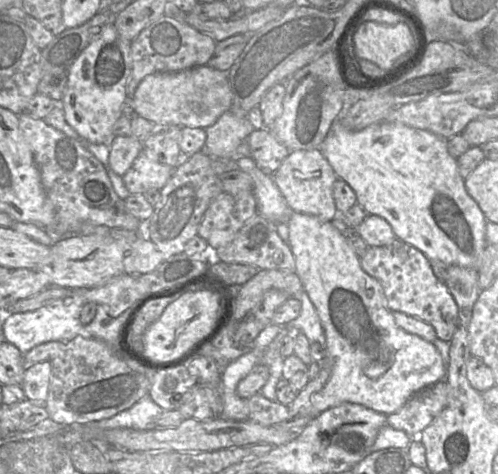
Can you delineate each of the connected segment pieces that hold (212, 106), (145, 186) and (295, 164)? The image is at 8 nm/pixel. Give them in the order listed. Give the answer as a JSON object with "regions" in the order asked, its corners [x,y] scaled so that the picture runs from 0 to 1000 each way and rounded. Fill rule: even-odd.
{"regions":[[[[410,137],[357,152],[299,156],[277,177],[265,209],[269,243],[295,251],[307,262],[414,272],[432,262],[448,238],[464,232],[466,192],[456,152]]],[[[287,306],[287,319],[271,335],[263,354],[245,373],[247,386],[253,399],[257,401],[257,405],[261,407],[261,411],[291,409],[295,403],[301,403],[301,401],[321,403],[333,390],[333,386],[341,380],[341,376],[349,365],[349,359],[351,354],[343,350],[337,350],[301,335],[289,323],[289,306]]],[[[643,314],[584,319],[548,367],[548,380],[586,447],[635,456],[663,468],[681,454],[669,418],[677,378]]]]}

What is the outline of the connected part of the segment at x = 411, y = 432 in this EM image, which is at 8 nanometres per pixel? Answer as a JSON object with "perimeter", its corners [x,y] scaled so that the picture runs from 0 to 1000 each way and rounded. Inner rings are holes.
{"perimeter":[[[896,795],[831,831],[801,865],[777,876],[775,895],[821,920],[839,920],[898,854]]]}

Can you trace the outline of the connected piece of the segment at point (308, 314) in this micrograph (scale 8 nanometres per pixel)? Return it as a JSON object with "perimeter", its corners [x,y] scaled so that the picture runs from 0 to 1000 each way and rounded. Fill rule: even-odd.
{"perimeter":[[[608,614],[604,622],[588,629],[596,629],[604,637],[604,658],[580,686],[586,694],[586,703],[606,703],[624,724],[637,722],[653,734],[653,700],[641,665],[618,620]]]}

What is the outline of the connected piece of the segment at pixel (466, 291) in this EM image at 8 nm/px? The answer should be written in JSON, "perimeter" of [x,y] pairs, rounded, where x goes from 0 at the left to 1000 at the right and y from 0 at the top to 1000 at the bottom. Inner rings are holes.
{"perimeter":[[[916,559],[900,561],[894,599],[918,639],[924,686],[940,692],[952,641],[968,614],[962,605],[958,568]]]}

